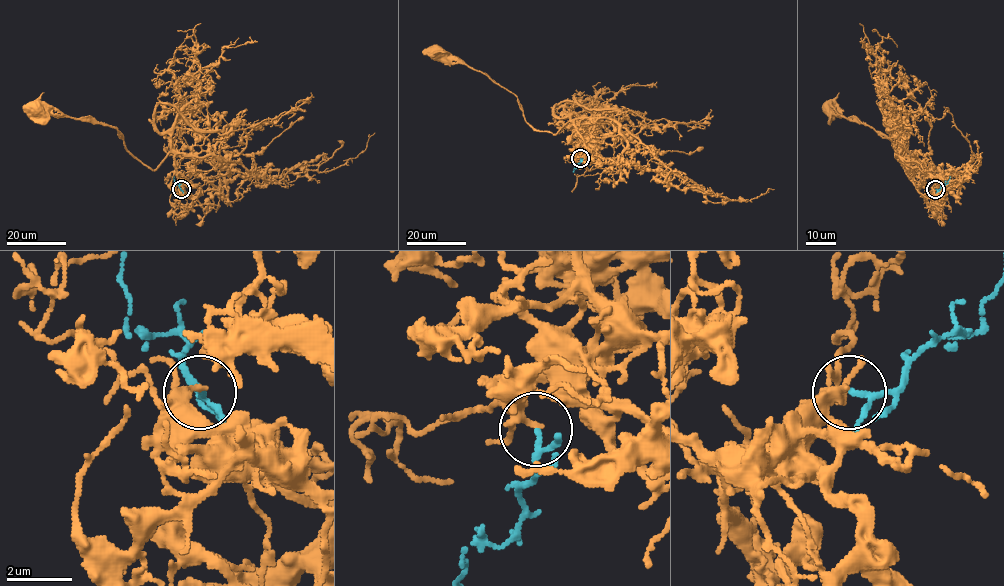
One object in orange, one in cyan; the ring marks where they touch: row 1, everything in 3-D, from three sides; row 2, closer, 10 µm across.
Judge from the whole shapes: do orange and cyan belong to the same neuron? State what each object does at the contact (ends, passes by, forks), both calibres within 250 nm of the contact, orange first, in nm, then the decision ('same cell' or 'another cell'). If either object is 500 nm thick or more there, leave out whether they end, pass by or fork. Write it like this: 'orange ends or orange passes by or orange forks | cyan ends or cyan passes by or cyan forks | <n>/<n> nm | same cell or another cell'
orange passes by | cyan passes by | 220/140 nm | another cell

